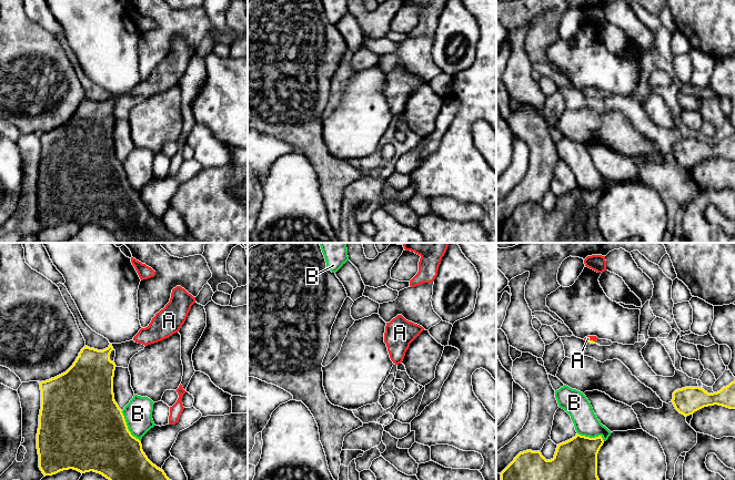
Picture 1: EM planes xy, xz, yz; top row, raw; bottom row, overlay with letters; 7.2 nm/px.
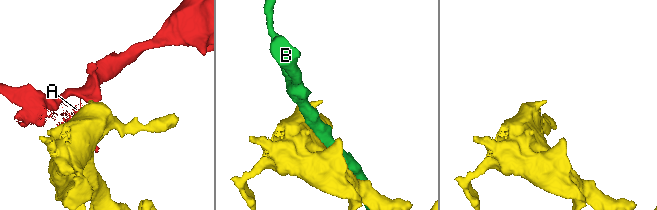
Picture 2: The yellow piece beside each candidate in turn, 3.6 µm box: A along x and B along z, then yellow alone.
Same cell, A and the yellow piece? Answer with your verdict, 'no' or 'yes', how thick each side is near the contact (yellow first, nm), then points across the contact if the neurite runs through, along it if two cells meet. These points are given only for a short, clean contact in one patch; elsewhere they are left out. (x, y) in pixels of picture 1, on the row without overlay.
yes | 20/40 nm | across yz (591, 93), (591, 92), (587, 90)

